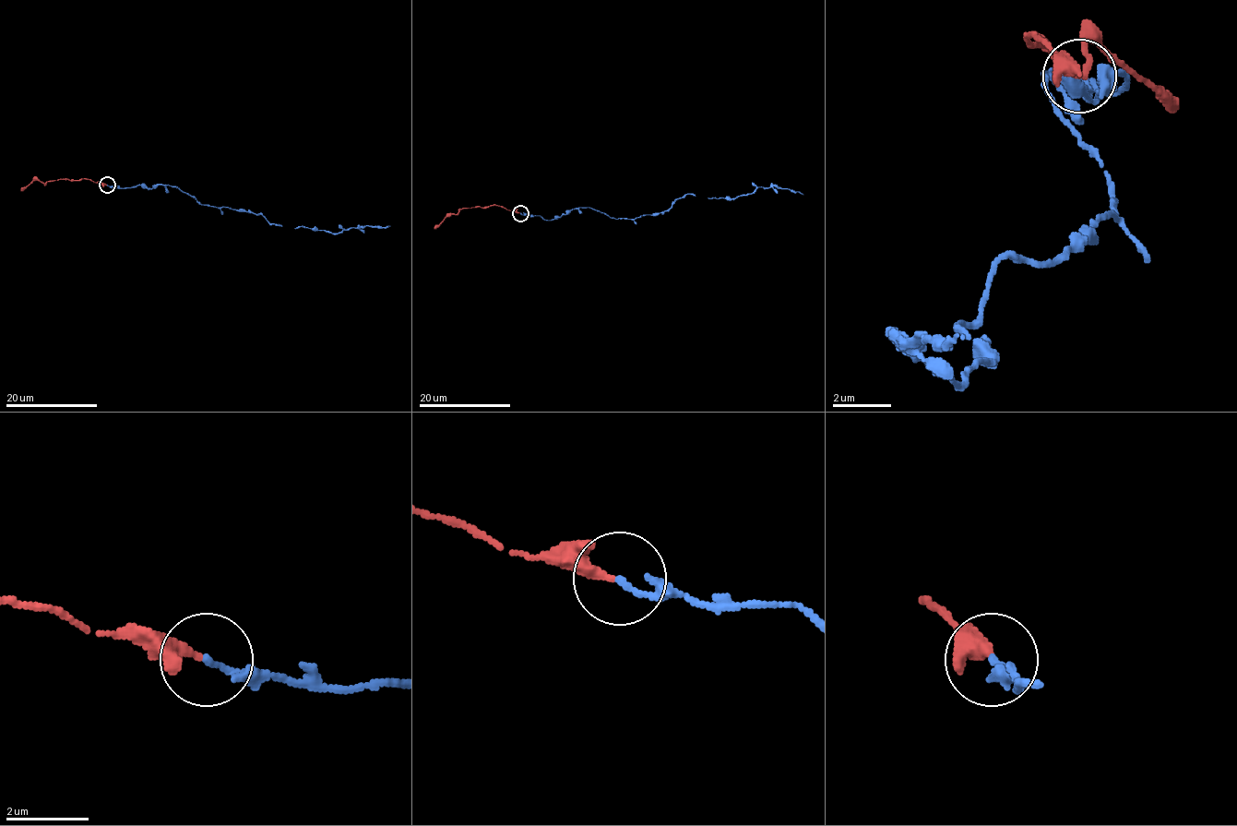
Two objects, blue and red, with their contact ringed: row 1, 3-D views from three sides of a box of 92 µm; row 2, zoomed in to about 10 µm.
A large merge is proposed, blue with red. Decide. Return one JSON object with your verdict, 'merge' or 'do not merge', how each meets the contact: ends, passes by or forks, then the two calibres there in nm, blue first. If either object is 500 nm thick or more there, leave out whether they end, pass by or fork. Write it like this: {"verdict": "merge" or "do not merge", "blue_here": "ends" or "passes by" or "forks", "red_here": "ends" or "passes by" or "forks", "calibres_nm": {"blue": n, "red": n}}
{"verdict": "merge", "blue_here": "ends", "red_here": "ends", "calibres_nm": {"blue": 140, "red": 300}}

